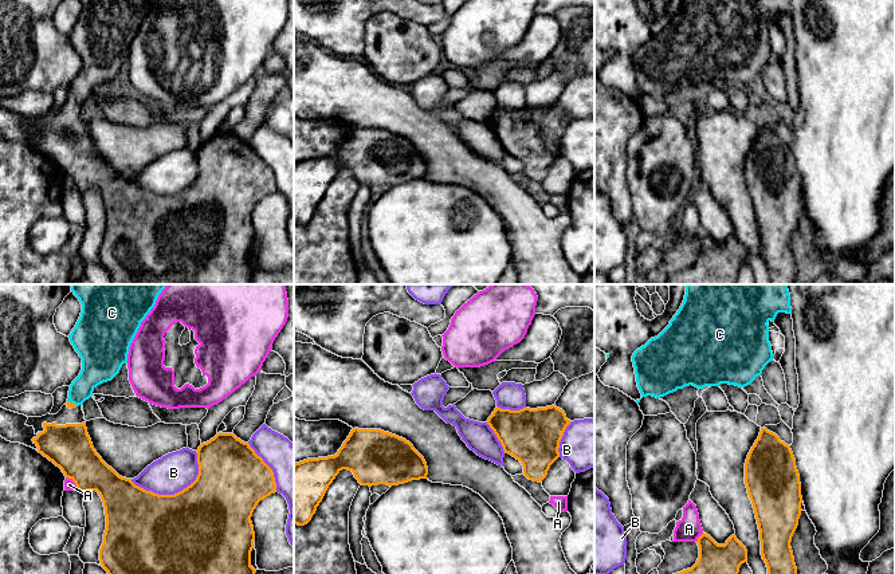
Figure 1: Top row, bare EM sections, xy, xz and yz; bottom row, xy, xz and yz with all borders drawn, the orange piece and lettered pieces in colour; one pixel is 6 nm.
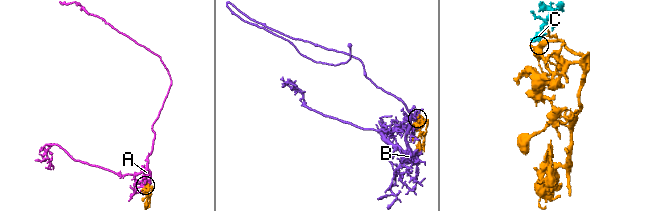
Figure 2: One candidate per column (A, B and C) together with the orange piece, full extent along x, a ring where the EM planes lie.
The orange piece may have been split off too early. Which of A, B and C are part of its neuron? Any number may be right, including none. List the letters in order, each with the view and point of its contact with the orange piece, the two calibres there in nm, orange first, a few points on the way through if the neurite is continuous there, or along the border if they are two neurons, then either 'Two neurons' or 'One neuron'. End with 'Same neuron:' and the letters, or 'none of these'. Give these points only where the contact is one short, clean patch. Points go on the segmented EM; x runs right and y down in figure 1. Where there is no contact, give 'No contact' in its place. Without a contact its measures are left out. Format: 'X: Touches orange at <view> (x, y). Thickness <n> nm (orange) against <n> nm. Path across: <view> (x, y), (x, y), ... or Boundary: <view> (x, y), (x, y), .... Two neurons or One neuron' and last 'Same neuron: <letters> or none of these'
A: Touches orange at xy (74, 482). Thickness 280 nm (orange) against 60 nm. Two neurons
B: Touches orange at xy (175, 494). Thickness 500 nm (orange) against 240 nm. Two neurons
C: Touches orange at xy (71, 403). Thickness 30 nm (orange) against 180 nm. Path across: xy (69, 404), (71, 403), (95, 369). One neuron
Same neuron: C

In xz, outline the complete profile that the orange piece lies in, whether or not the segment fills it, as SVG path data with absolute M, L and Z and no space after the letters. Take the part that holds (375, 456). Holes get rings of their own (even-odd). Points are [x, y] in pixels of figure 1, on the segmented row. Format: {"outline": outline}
{"outline": "M352 429L334 456L294 464L294 523L307 524L329 485L342 471L352 471L361 485L389 487L427 479L424 457L403 437L381 429Z"}

